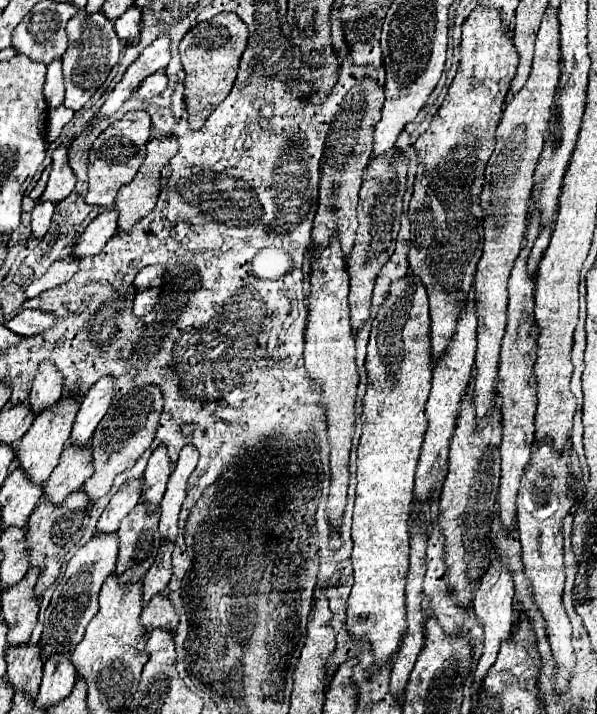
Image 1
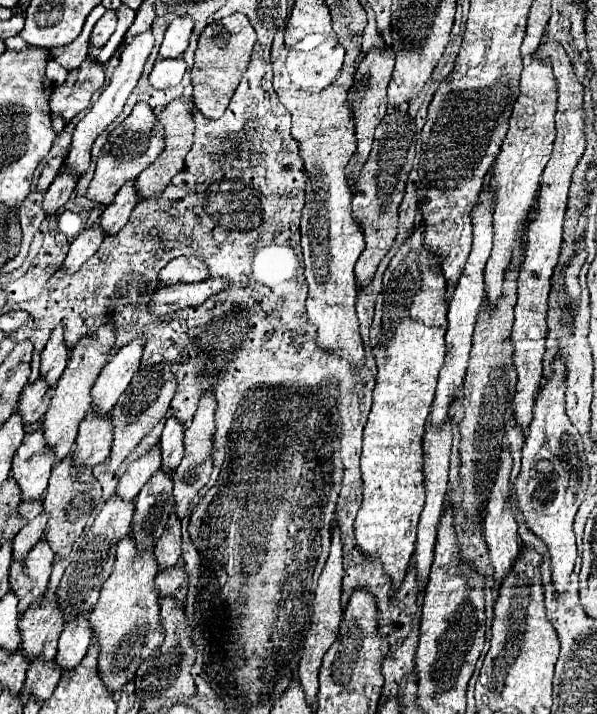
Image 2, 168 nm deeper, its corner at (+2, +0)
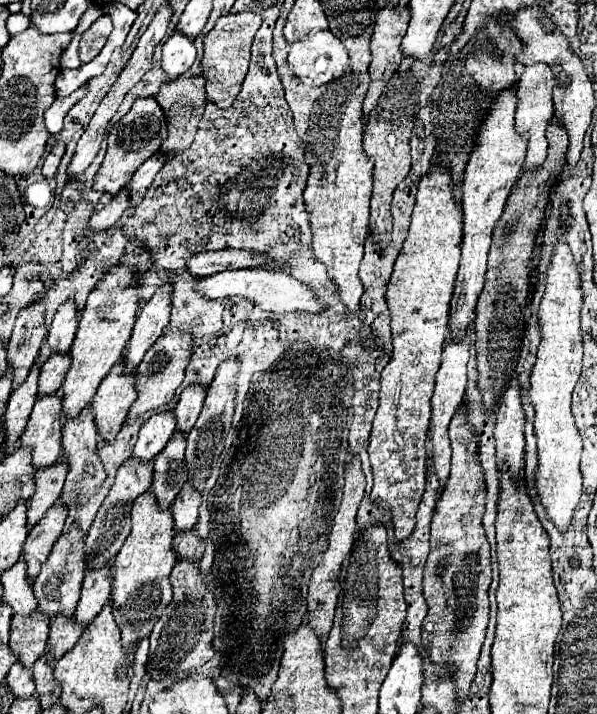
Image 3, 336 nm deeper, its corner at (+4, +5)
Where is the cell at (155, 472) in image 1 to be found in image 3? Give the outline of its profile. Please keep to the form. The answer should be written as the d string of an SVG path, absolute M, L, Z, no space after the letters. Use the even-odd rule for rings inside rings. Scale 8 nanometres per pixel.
M190 385L182 391L180 401L174 407L174 415L176 415L176 429L186 433L192 429L192 425L196 423L202 405L206 399L206 385Z

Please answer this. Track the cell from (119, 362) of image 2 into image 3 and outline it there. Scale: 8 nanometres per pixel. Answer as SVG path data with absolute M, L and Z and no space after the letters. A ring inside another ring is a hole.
M162 285L152 299L142 307L132 339L128 341L126 355L126 371L132 371L140 365L144 353L150 349L150 345L162 335L170 321L170 309L172 309L172 285Z

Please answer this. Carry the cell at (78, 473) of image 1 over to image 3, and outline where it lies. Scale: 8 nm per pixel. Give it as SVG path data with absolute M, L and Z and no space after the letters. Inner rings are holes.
M122 359L110 369L108 377L100 383L100 389L92 401L98 433L106 441L114 441L114 437L118 435L122 423L126 421L130 405L138 397L136 393L136 371L124 373Z

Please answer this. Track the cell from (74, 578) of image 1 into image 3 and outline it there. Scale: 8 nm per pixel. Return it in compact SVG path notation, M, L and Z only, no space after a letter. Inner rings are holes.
M128 457L120 469L118 469L118 475L116 475L116 481L108 493L108 497L104 499L102 507L98 509L98 515L88 531L88 539L86 539L86 553L88 553L88 567L100 567L104 563L108 563L118 551L120 547L124 545L126 537L130 535L130 513L132 513L132 505L134 505L134 499L148 491L150 485L152 485L152 461L142 461L142 459L136 459L136 457Z

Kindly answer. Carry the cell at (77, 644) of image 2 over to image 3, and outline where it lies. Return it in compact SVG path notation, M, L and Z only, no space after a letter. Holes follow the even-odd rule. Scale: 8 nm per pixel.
M112 561L100 569L90 569L84 577L82 595L80 595L78 609L76 609L76 619L82 625L88 625L88 621L92 621L100 613L104 603L108 603L110 599L110 591L112 591L110 567L112 567Z

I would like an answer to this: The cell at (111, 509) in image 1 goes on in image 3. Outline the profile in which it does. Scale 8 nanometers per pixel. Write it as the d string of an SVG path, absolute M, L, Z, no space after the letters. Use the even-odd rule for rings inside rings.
M172 411L152 415L150 419L146 419L142 423L132 455L152 461L152 457L156 457L156 453L160 453L160 449L164 449L164 445L172 437L174 429L176 429L176 417Z

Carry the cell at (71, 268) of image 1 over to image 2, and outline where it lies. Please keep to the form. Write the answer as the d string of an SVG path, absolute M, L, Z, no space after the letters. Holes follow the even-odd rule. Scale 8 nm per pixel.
M100 226L86 228L78 238L72 240L64 262L52 272L52 276L54 274L62 274L62 276L74 274L92 254L96 254L96 250L98 250L102 240L104 240L104 232L100 230Z

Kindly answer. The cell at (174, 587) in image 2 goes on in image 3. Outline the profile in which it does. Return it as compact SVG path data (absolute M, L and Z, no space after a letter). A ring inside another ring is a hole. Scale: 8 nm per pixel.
M188 529L188 531L180 531L176 537L174 537L174 543L176 543L176 553L178 557L188 557L192 559L194 563L198 563L204 555L204 541L202 537L196 533L196 529Z

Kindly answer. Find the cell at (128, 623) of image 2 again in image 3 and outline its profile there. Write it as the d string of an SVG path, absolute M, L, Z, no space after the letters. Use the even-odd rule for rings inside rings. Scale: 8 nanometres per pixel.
M152 489L144 491L132 509L132 533L116 555L112 567L112 607L116 623L122 631L122 645L130 649L134 643L148 637L154 629L154 623L160 619L164 607L172 599L170 571L176 563L176 551L172 545L174 539L174 517L170 509L160 509Z

